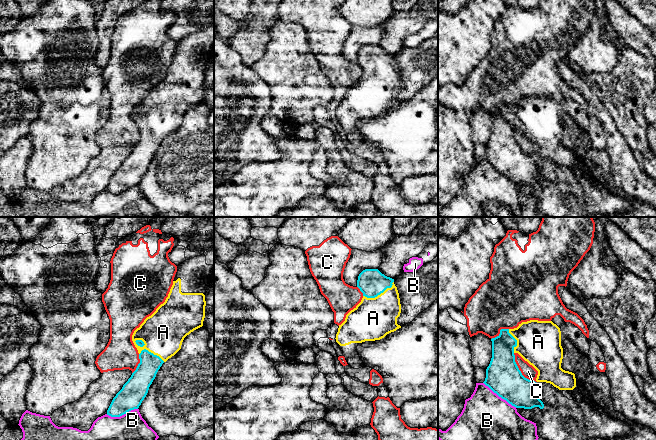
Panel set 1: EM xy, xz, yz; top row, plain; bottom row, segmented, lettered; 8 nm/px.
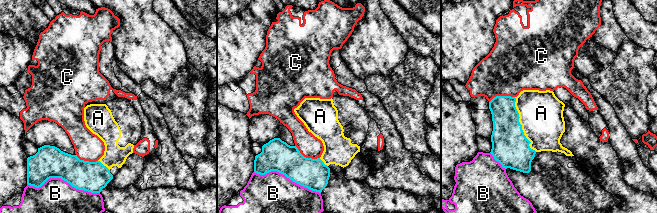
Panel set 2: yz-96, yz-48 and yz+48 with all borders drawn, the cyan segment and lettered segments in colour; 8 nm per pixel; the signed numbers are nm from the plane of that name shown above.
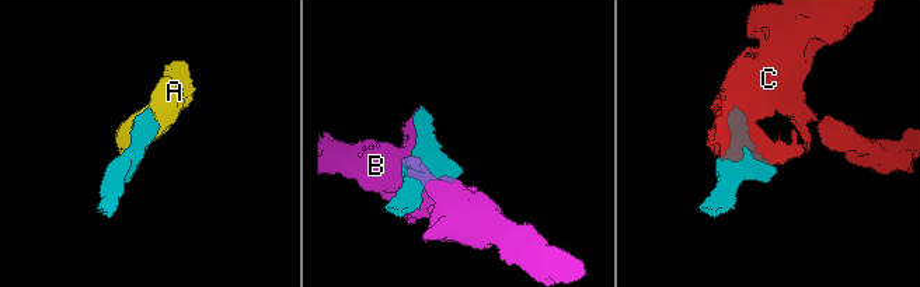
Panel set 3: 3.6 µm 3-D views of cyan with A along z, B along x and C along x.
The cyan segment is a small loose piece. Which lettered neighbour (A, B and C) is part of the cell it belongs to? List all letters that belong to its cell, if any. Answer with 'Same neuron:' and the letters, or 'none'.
Same neuron: A

